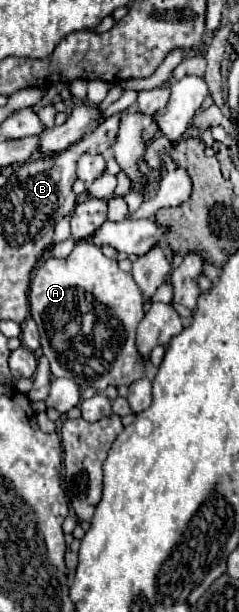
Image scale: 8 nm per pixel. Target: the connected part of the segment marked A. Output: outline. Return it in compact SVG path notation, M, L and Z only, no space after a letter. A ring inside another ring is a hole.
M79 242L75 250L65 260L45 258L33 272L29 286L29 304L31 316L37 322L41 334L41 348L51 364L51 372L57 378L75 380L81 388L105 390L107 386L131 384L147 374L145 364L139 360L135 334L143 314L143 294L139 286L133 282L133 276L123 272L117 266L117 260L111 260L101 254L101 248Z

